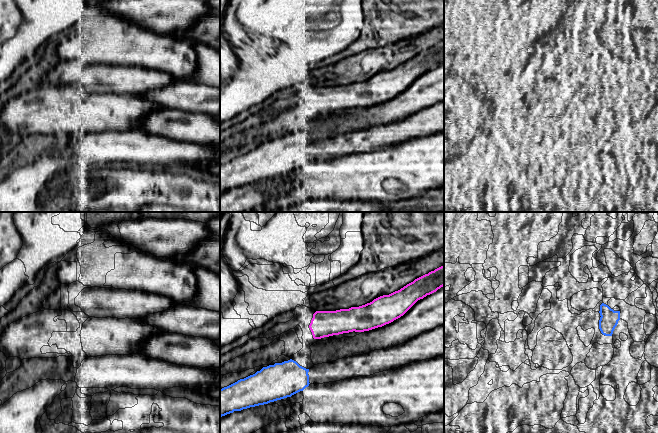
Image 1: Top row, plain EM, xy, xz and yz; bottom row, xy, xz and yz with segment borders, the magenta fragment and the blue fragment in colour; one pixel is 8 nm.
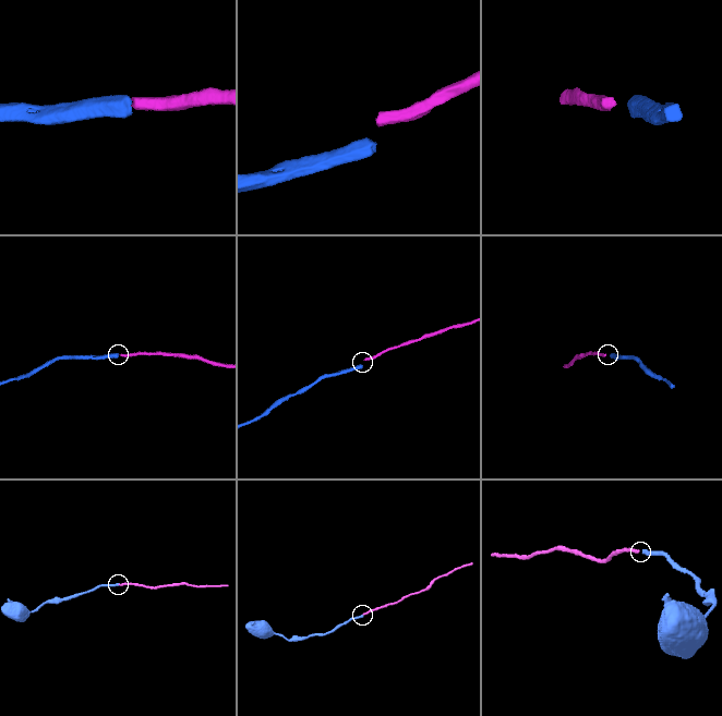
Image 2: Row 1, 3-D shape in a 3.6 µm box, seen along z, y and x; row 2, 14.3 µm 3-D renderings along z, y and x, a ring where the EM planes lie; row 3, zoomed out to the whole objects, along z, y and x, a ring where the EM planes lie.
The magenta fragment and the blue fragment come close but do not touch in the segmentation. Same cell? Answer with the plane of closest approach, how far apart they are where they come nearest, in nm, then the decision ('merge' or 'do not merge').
nearest in xz; 240 nm apart; do not merge

